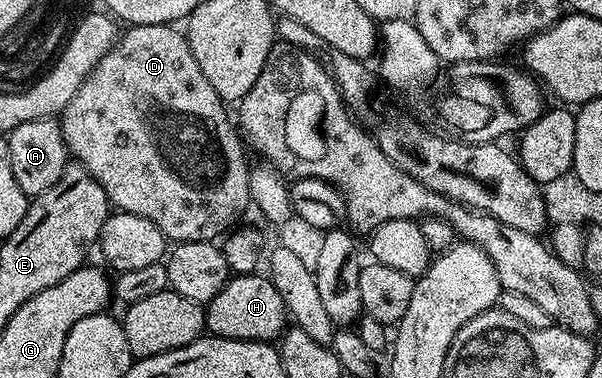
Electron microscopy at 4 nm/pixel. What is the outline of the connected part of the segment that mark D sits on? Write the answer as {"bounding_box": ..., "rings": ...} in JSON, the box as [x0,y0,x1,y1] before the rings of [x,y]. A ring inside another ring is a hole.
{"bounding_box":[60,24,251,242],"rings":[[[135,24],[127,27],[117,37],[117,44],[110,52],[100,58],[98,64],[88,74],[86,80],[80,86],[75,97],[68,102],[60,115],[62,137],[66,143],[66,151],[77,163],[83,164],[92,178],[104,186],[104,194],[109,198],[111,205],[117,211],[128,214],[140,214],[140,218],[148,218],[160,226],[160,230],[166,235],[167,241],[200,242],[201,240],[217,241],[223,234],[229,233],[239,223],[237,221],[246,212],[246,207],[251,207],[250,199],[250,168],[246,164],[246,156],[242,153],[244,140],[236,127],[235,121],[226,113],[227,105],[212,90],[212,82],[204,78],[200,66],[196,66],[196,58],[192,58],[190,43],[177,27],[169,24],[153,24],[152,26],[140,26]]]}

